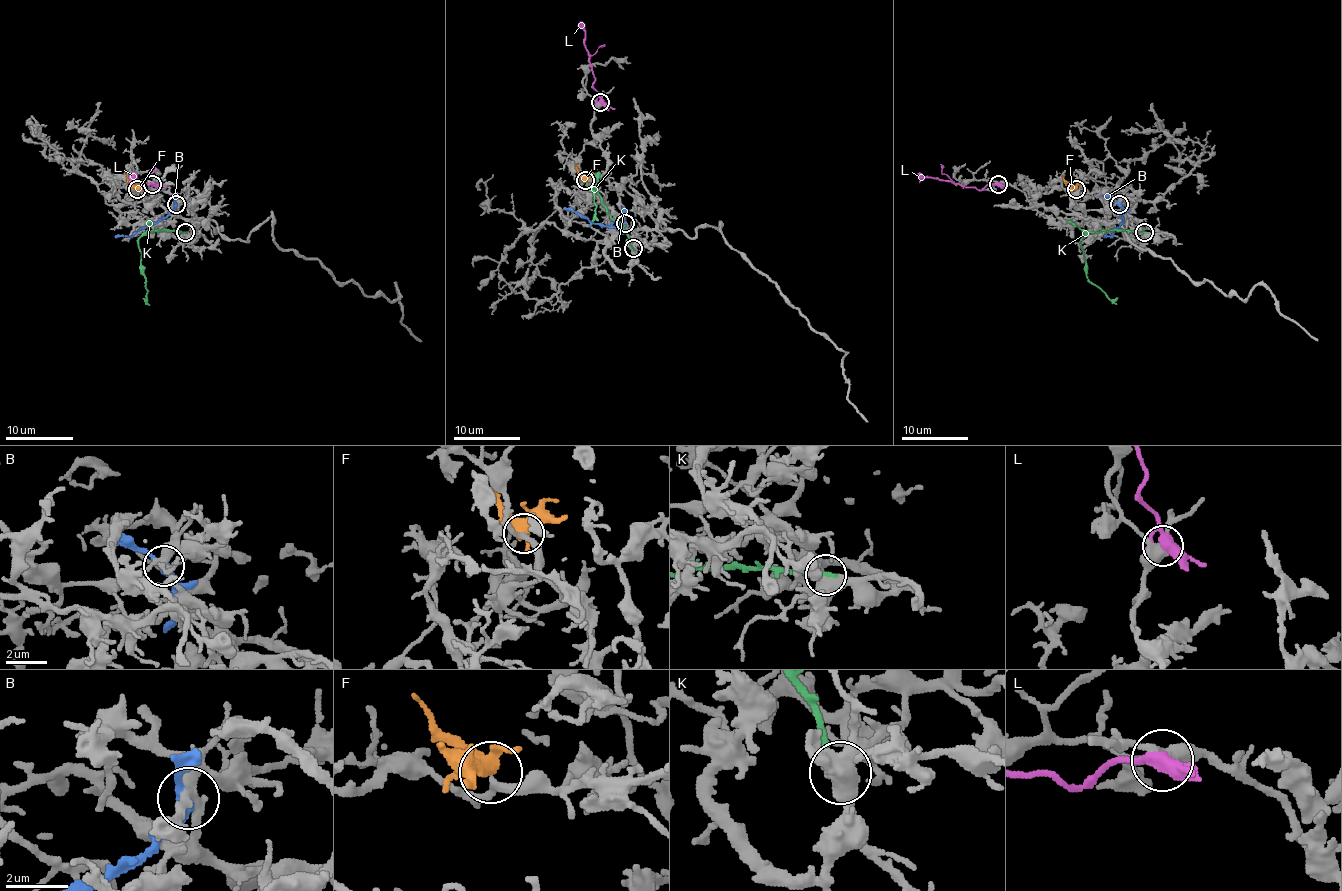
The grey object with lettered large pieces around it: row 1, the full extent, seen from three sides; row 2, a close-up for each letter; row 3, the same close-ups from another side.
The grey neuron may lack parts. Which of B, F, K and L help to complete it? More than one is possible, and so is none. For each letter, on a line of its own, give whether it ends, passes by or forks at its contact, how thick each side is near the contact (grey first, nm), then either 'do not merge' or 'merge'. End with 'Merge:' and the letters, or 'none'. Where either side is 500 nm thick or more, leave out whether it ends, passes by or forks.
B: it passes by | 340/360 nm | do not merge
F: it forks | 240/400 nm | merge
K: it ends | 440/240 nm | do not merge
L: it forks | 360/360 nm | do not merge
Merge: F

